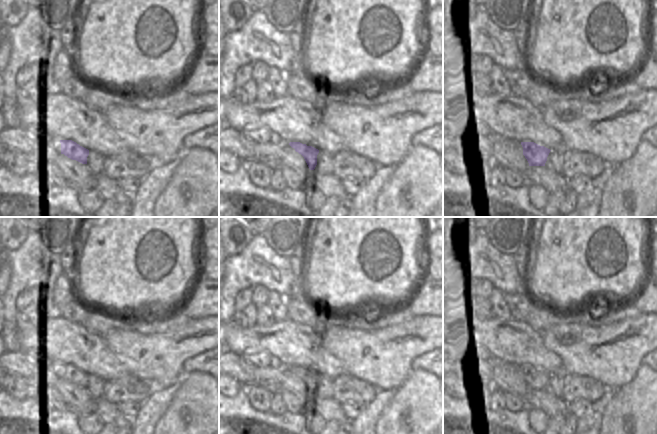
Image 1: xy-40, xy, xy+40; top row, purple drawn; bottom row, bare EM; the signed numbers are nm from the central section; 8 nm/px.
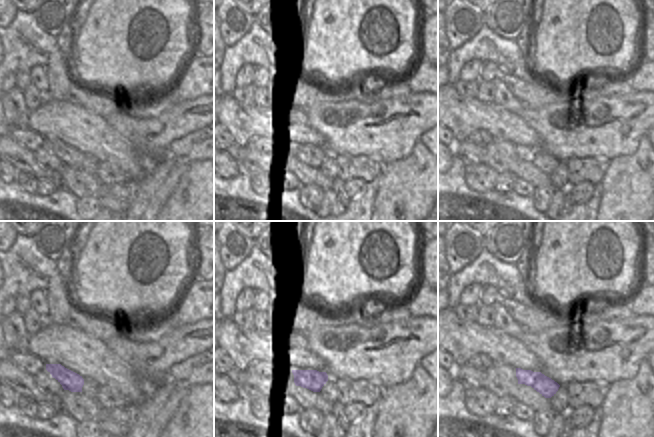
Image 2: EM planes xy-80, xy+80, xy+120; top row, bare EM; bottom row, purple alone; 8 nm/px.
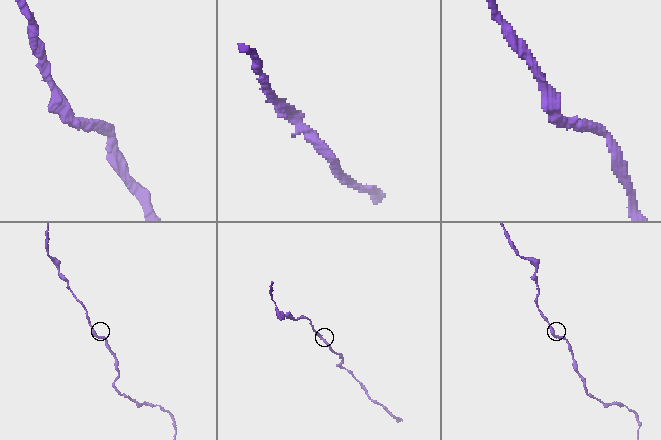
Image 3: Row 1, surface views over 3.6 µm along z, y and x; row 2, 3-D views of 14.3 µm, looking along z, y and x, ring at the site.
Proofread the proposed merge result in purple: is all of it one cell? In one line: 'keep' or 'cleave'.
keep

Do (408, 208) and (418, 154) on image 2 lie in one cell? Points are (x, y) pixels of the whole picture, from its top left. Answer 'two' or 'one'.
one

